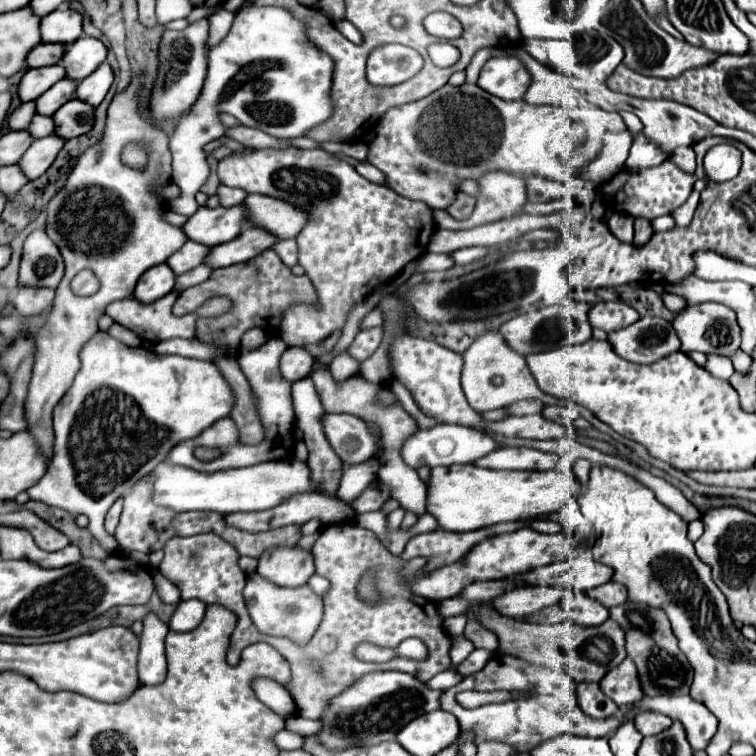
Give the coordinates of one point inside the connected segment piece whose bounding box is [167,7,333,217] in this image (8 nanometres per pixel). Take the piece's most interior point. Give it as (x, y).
(293, 73)

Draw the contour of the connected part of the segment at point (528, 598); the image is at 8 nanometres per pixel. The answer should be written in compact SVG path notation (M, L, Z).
M517 587L493 599L493 609L505 617L521 619L555 605L567 589L561 587Z

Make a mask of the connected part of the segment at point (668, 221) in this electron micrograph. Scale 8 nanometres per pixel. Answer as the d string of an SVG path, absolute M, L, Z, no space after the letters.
M663 215L663 217L657 217L651 221L653 225L653 231L671 231L675 229L675 221L671 215Z

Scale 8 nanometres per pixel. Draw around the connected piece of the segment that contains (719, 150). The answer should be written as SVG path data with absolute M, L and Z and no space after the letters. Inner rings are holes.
M715 145L705 155L705 173L709 181L733 179L741 169L741 151L733 145Z

